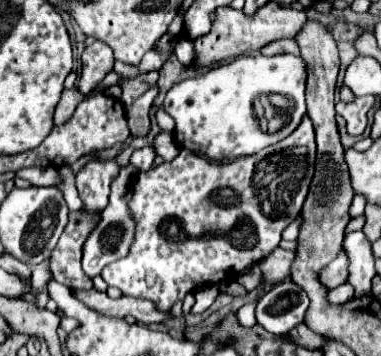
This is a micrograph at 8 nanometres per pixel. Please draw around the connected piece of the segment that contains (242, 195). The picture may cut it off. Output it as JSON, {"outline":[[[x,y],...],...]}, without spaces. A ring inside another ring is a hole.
{"outline":[[[307,114],[297,130],[285,140],[227,164],[209,162],[197,152],[181,150],[175,160],[163,162],[137,176],[131,200],[131,212],[137,220],[135,242],[125,260],[121,258],[103,268],[103,280],[109,286],[119,288],[125,296],[151,300],[157,310],[169,312],[173,304],[183,300],[191,290],[203,284],[231,280],[271,254],[279,246],[283,230],[299,216],[305,196],[309,194],[313,172],[315,132]]]}

